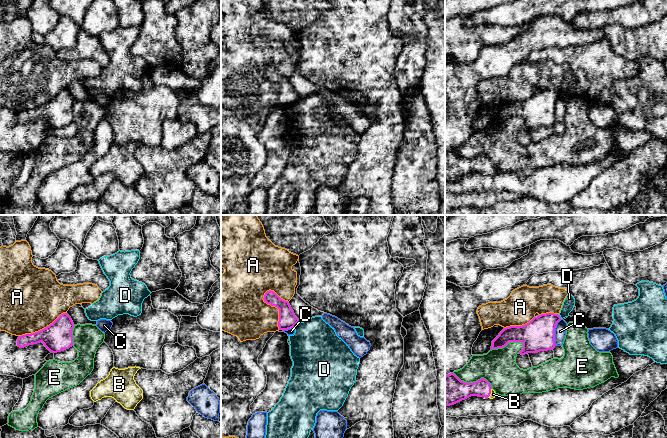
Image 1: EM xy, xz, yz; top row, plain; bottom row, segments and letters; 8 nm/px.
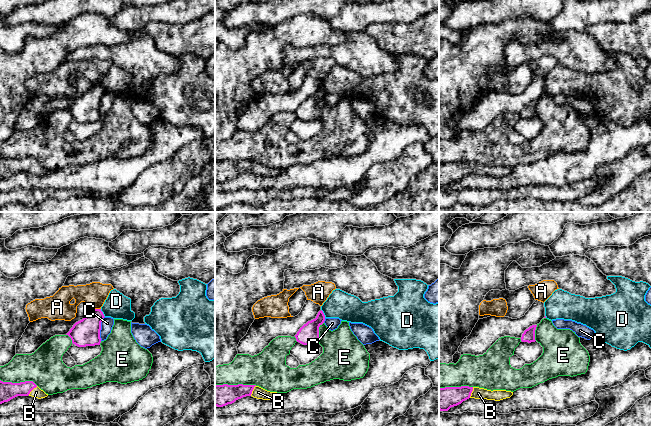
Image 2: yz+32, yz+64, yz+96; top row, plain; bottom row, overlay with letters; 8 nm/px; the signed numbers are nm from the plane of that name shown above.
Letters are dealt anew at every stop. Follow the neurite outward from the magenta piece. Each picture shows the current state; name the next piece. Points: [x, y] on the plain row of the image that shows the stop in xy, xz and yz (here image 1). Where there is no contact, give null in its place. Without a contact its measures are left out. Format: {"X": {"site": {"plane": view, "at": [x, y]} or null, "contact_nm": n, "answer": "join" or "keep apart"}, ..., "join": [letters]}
{"A": {"site": {"plane": "xz", "at": [276, 82]}, "contact_nm": 340, "answer": "keep apart"}, "B": {"site": {"plane": "yz", "at": [490, 169]}, "contact_nm": 90, "answer": "join"}, "C": {"site": {"plane": "yz", "at": [554, 108]}, "contact_nm": 220, "answer": "keep apart"}, "D": {"site": {"plane": "xz", "at": [296, 99]}, "contact_nm": 70, "answer": "keep apart"}, "E": {"site": {"plane": "yz", "at": [507, 119]}, "contact_nm": 280, "answer": "keep apart"}, "join": ["B"]}

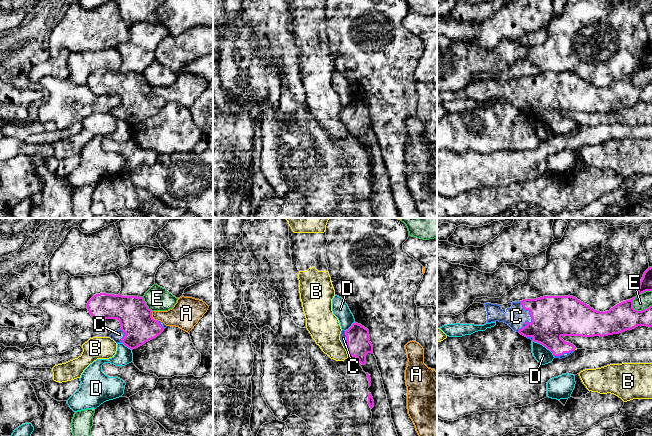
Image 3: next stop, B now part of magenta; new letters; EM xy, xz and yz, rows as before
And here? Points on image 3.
{"A": {"site": {"plane": "xy", "at": [151, 92]}, "contact_nm": 90, "answer": "keep apart"}, "B": {"site": {"plane": "xz", "at": [346, 126]}, "contact_nm": 30, "answer": "keep apart"}, "C": {"site": {"plane": "yz", "at": [532, 94]}, "contact_nm": 260, "answer": "join"}, "D": {"site": {"plane": "yz", "at": [541, 119]}, "contact_nm": 180, "answer": "keep apart"}, "E": {"site": {"plane": "yz", "at": [639, 87]}, "contact_nm": 170, "answer": "keep apart"}, "join": ["C"]}

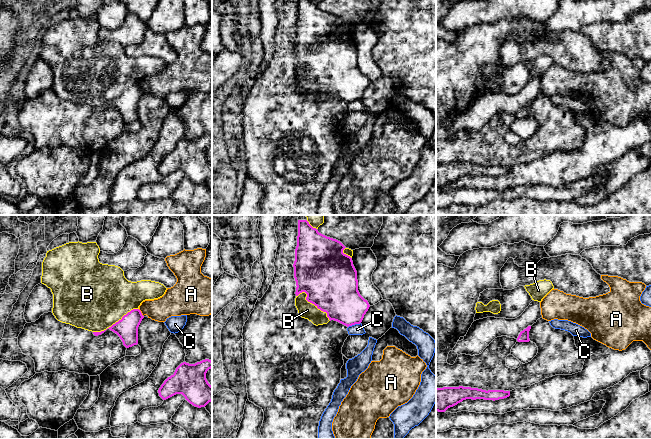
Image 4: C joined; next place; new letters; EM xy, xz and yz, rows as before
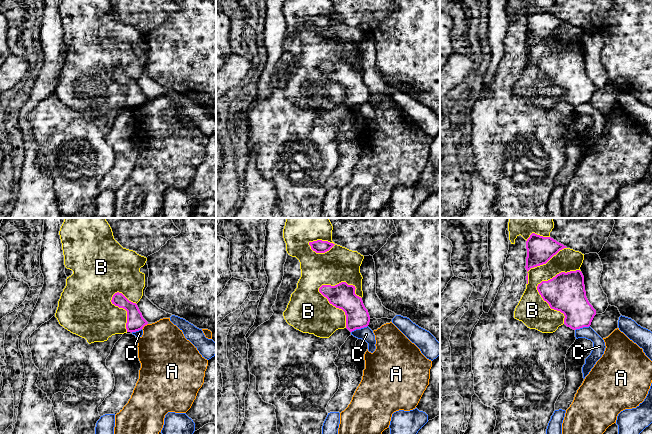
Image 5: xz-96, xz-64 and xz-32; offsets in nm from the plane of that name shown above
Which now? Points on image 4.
{"A": {"site": {"plane": "xy", "at": [141, 89]}, "contact_nm": 80, "answer": "keep apart"}, "B": {"site": {"plane": "xz", "at": [312, 79]}, "contact_nm": 340, "answer": "keep apart"}, "C": {"site": {"plane": "xz", "at": [354, 100]}, "contact_nm": 110, "answer": "keep apart"}, "join": []}

